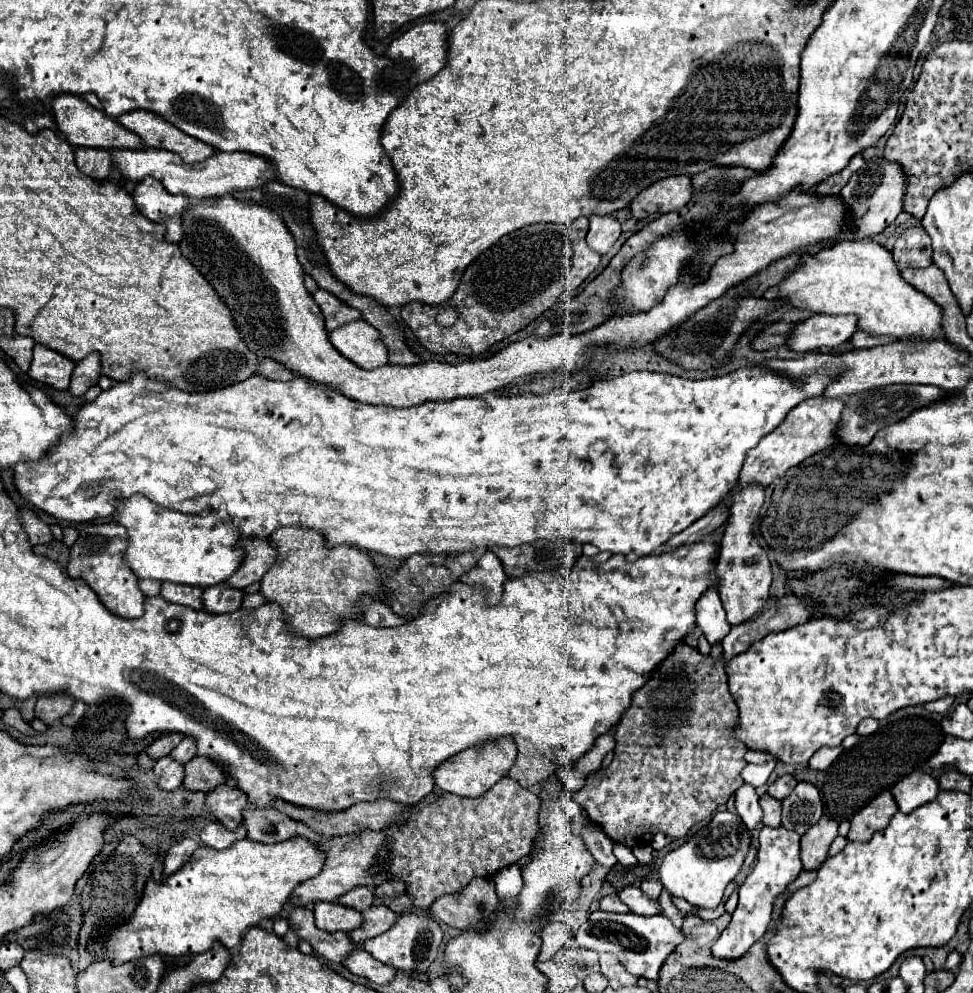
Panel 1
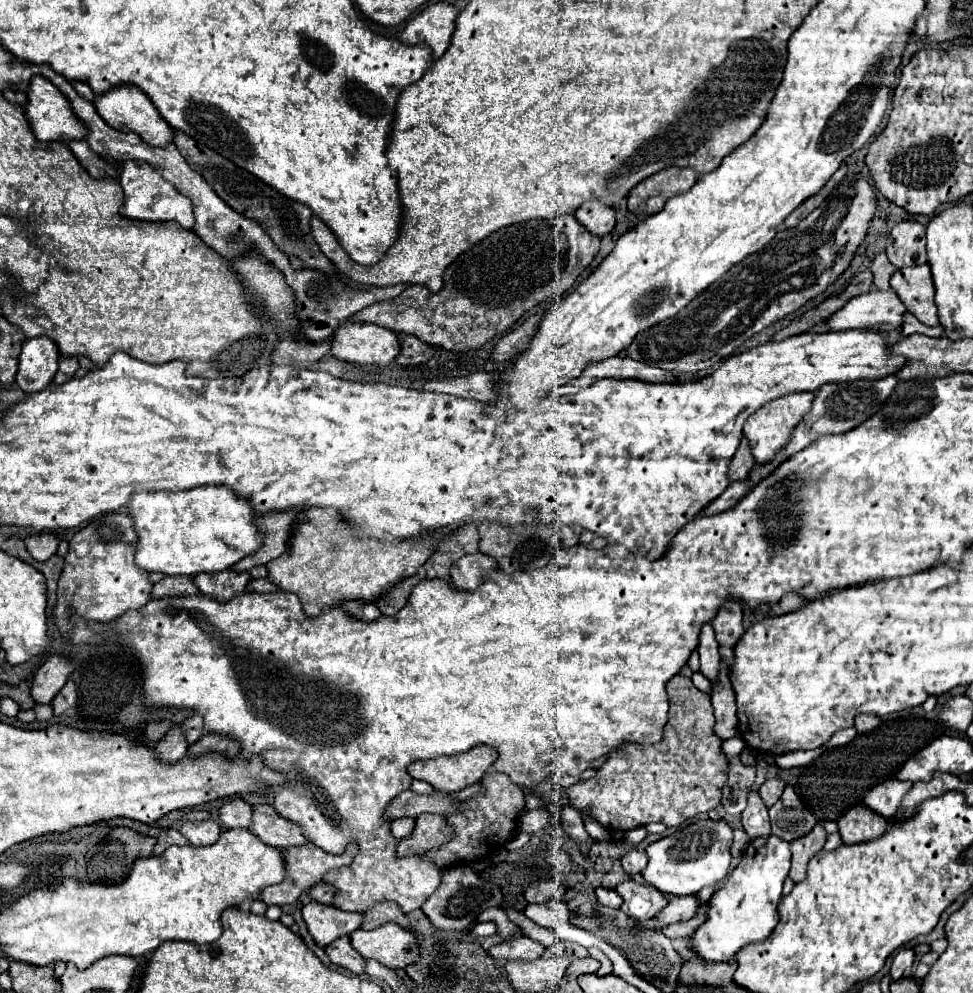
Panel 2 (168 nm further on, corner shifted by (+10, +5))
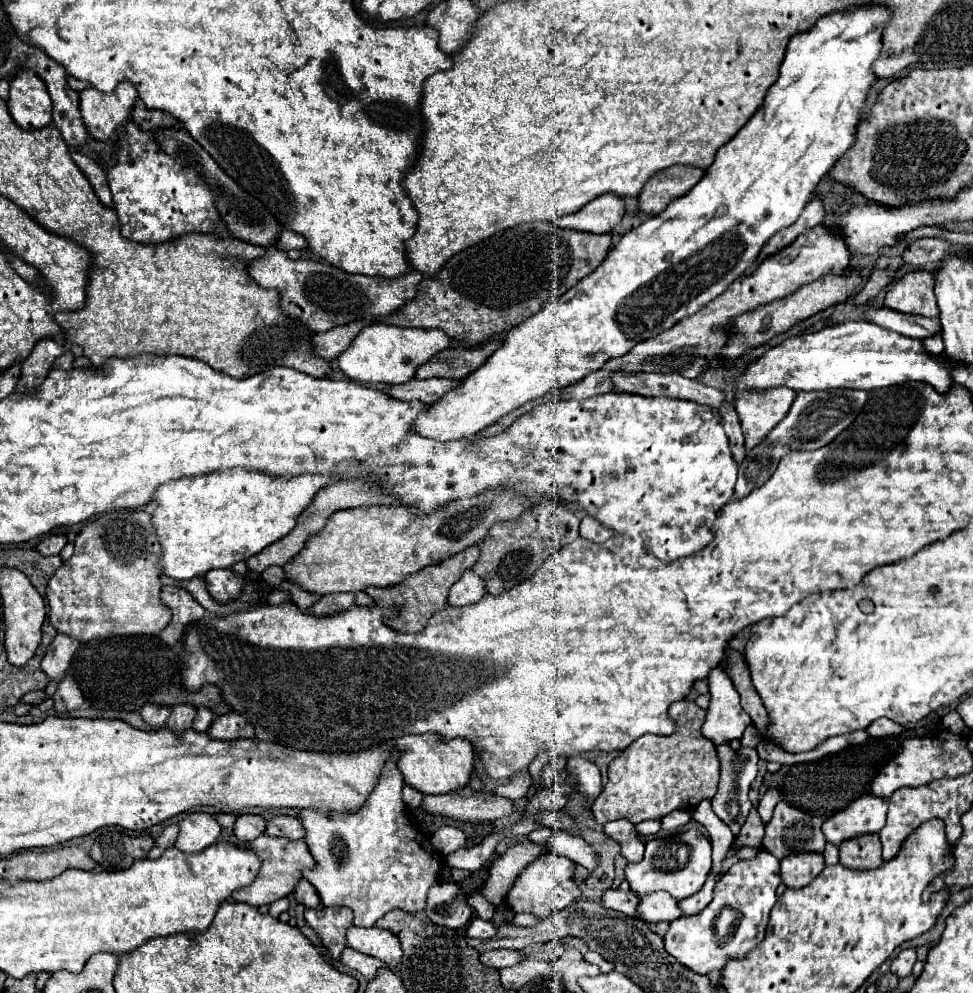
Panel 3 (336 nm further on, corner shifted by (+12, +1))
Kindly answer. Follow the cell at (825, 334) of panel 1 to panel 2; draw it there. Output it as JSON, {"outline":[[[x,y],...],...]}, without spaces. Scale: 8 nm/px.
{"outline":[[[872,290],[860,296],[854,296],[842,310],[832,314],[826,320],[828,330],[854,330],[868,328],[878,332],[898,330],[906,314],[904,304],[894,290],[880,292]]]}

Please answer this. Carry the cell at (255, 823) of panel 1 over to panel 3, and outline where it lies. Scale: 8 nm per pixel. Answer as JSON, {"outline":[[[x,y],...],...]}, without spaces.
{"outline":[[[274,816],[272,820],[268,820],[264,834],[274,836],[274,838],[300,840],[300,838],[304,838],[304,826],[294,816]]]}

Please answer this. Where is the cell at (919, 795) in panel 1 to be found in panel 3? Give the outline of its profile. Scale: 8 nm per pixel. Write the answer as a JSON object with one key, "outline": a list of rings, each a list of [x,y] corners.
{"outline":[[[864,794],[856,798],[842,812],[828,818],[822,824],[822,830],[826,840],[838,846],[842,840],[854,836],[880,832],[880,828],[884,828],[886,812],[888,812],[888,800],[880,800],[880,796]]]}

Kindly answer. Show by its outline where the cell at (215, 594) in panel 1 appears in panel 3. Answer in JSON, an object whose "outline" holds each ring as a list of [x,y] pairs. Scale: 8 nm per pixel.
{"outline":[[[230,568],[228,570],[206,572],[204,582],[206,582],[206,590],[218,602],[234,600],[242,592],[242,588],[244,588],[244,578],[238,572],[230,570]]]}

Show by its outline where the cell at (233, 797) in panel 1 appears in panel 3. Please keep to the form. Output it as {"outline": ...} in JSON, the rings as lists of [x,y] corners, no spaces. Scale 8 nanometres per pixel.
{"outline":[[[240,814],[236,818],[232,830],[242,844],[248,844],[266,830],[266,820],[262,816],[256,816],[256,814]]]}

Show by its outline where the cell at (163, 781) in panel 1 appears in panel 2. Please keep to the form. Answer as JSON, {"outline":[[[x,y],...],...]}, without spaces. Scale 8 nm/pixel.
{"outline":[[[172,724],[170,730],[158,740],[158,744],[154,748],[158,760],[162,760],[166,764],[184,758],[186,750],[188,750],[188,742],[186,742],[184,724]]]}

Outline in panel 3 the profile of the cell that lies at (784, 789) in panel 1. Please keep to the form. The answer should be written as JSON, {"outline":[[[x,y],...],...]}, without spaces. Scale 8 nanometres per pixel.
{"outline":[[[770,788],[766,790],[766,794],[760,798],[760,804],[758,804],[758,814],[764,822],[768,822],[772,818],[772,812],[774,812],[774,806],[780,802],[780,792],[776,788]]]}

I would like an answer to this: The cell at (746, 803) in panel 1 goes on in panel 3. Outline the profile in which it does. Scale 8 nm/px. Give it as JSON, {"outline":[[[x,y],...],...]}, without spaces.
{"outline":[[[728,742],[718,744],[716,752],[718,752],[718,760],[720,760],[720,782],[718,782],[718,792],[712,798],[712,810],[724,824],[728,824],[732,828],[734,834],[738,834],[750,808],[752,808],[752,802],[748,798],[748,790],[750,790],[750,784],[754,782],[756,772],[758,772],[758,766],[756,766],[758,752],[754,748],[732,750]]]}

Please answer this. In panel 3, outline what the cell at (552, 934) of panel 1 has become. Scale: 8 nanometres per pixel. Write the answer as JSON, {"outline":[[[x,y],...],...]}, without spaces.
{"outline":[[[492,950],[492,952],[484,952],[480,954],[480,962],[486,966],[494,966],[494,968],[506,968],[506,966],[516,966],[522,958],[526,958],[520,950]]]}

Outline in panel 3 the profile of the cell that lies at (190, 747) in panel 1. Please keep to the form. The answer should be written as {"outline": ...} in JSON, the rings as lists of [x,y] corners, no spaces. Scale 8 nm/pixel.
{"outline":[[[198,708],[198,714],[192,722],[192,728],[196,728],[196,732],[206,732],[210,728],[212,720],[214,720],[214,714],[208,708]]]}

